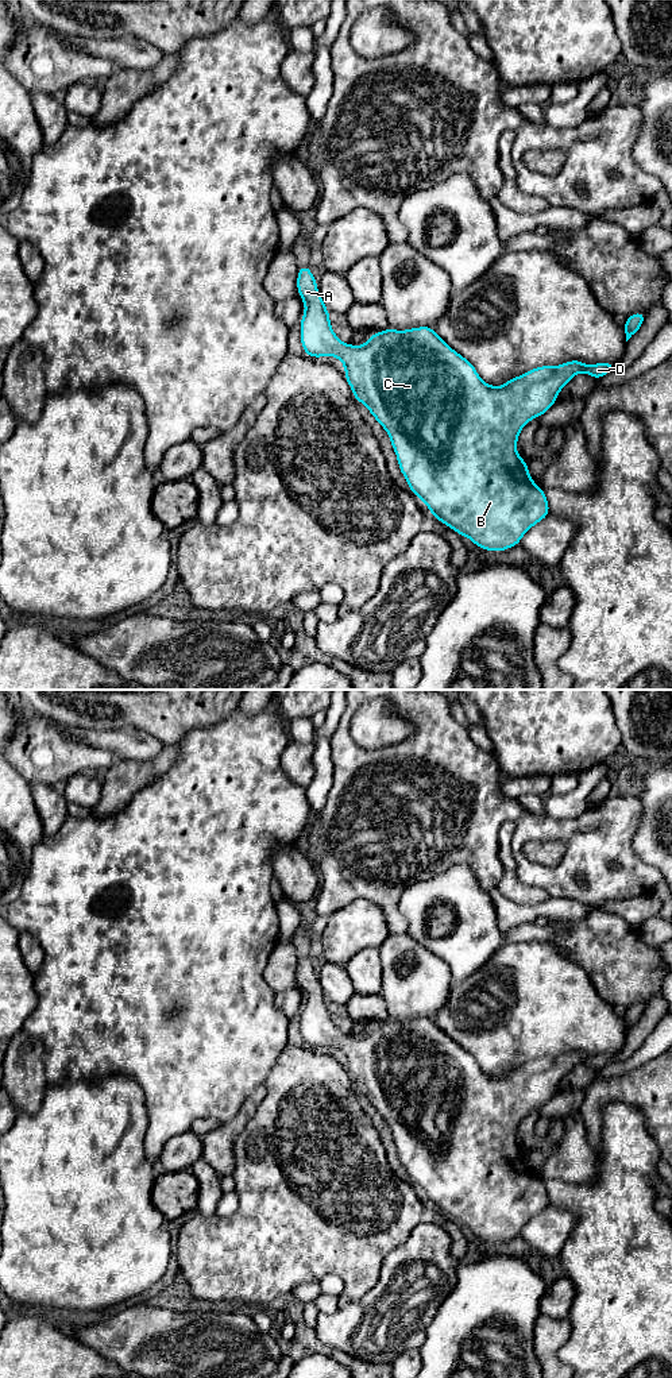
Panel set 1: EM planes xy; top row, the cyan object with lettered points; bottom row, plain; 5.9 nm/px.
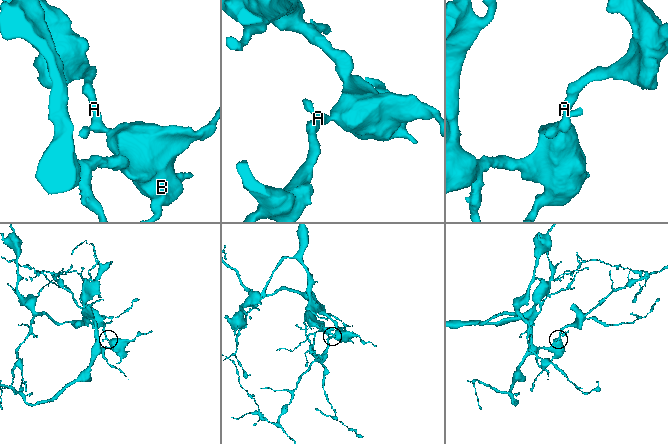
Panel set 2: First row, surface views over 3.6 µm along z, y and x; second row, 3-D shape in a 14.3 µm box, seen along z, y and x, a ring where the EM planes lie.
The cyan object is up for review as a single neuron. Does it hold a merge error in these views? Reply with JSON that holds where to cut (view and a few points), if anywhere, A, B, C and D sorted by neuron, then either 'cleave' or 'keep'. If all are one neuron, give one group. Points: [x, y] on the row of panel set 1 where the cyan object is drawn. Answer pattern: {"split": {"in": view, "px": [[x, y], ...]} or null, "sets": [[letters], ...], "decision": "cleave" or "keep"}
{"split": null, "sets": [["A", "B", "C", "D"]], "decision": "keep"}

